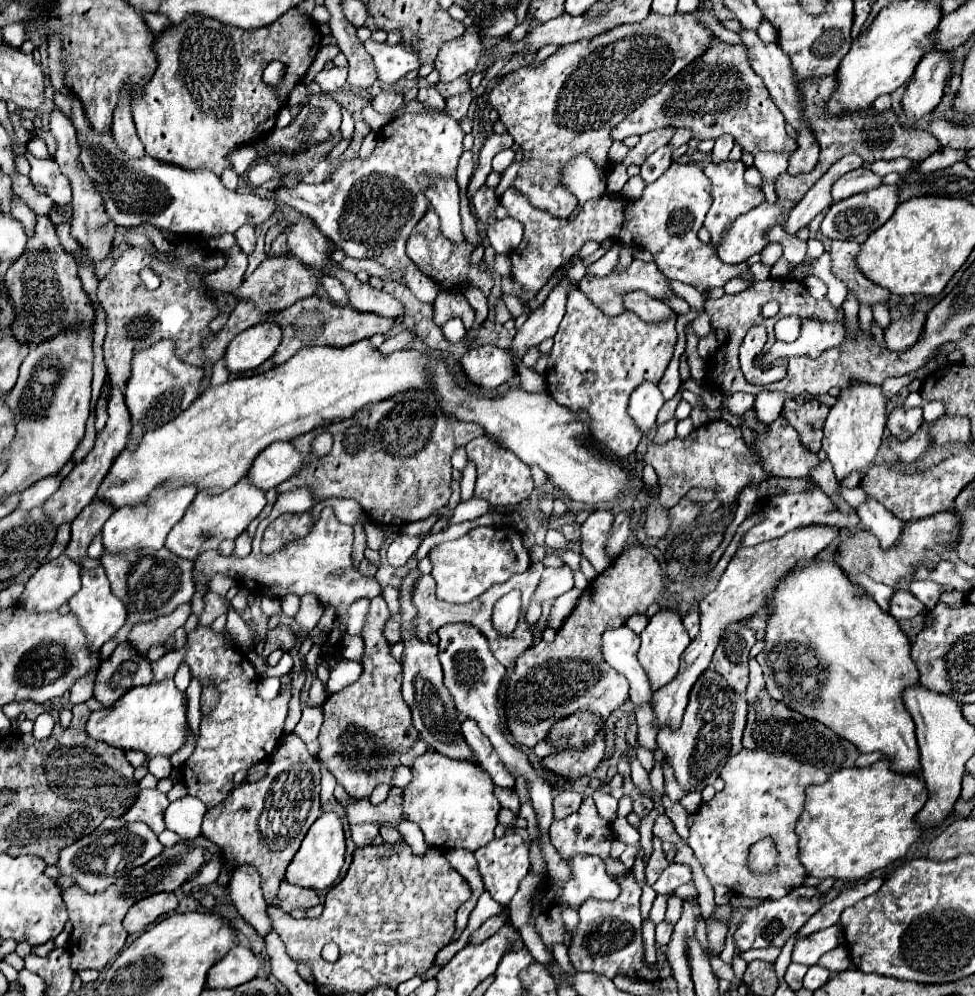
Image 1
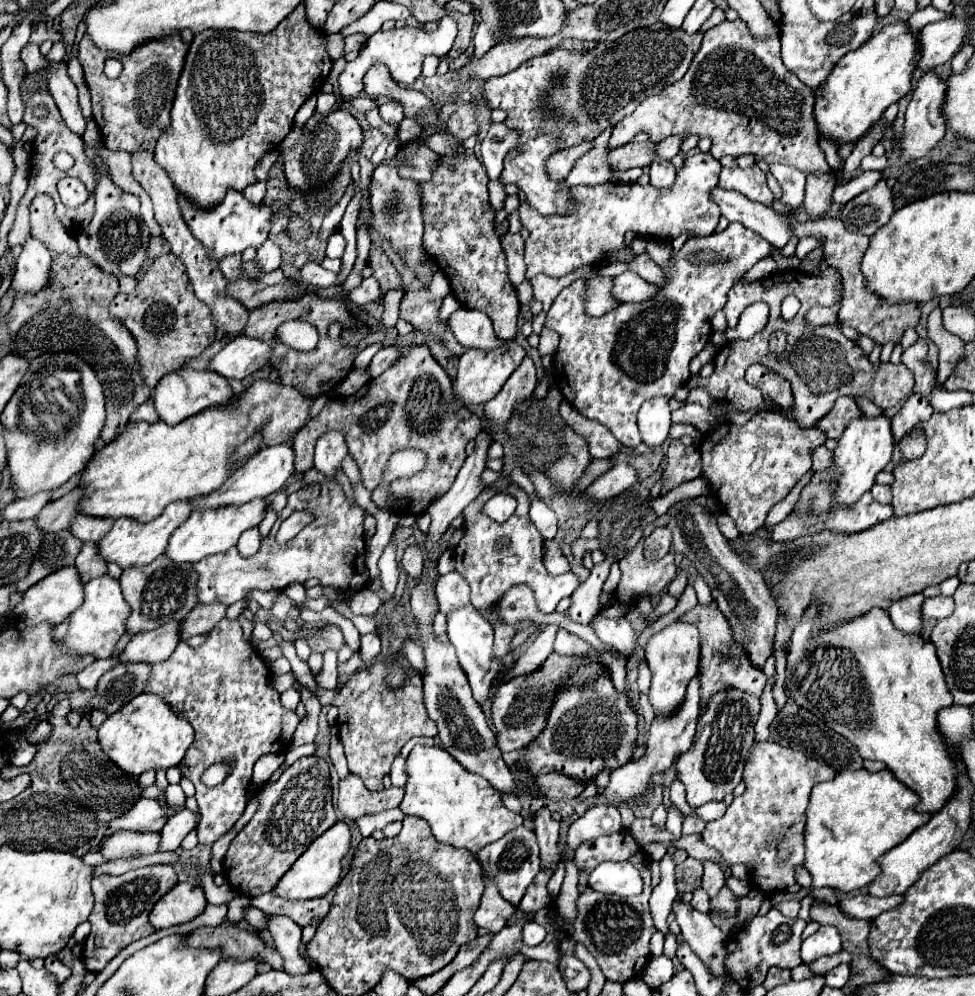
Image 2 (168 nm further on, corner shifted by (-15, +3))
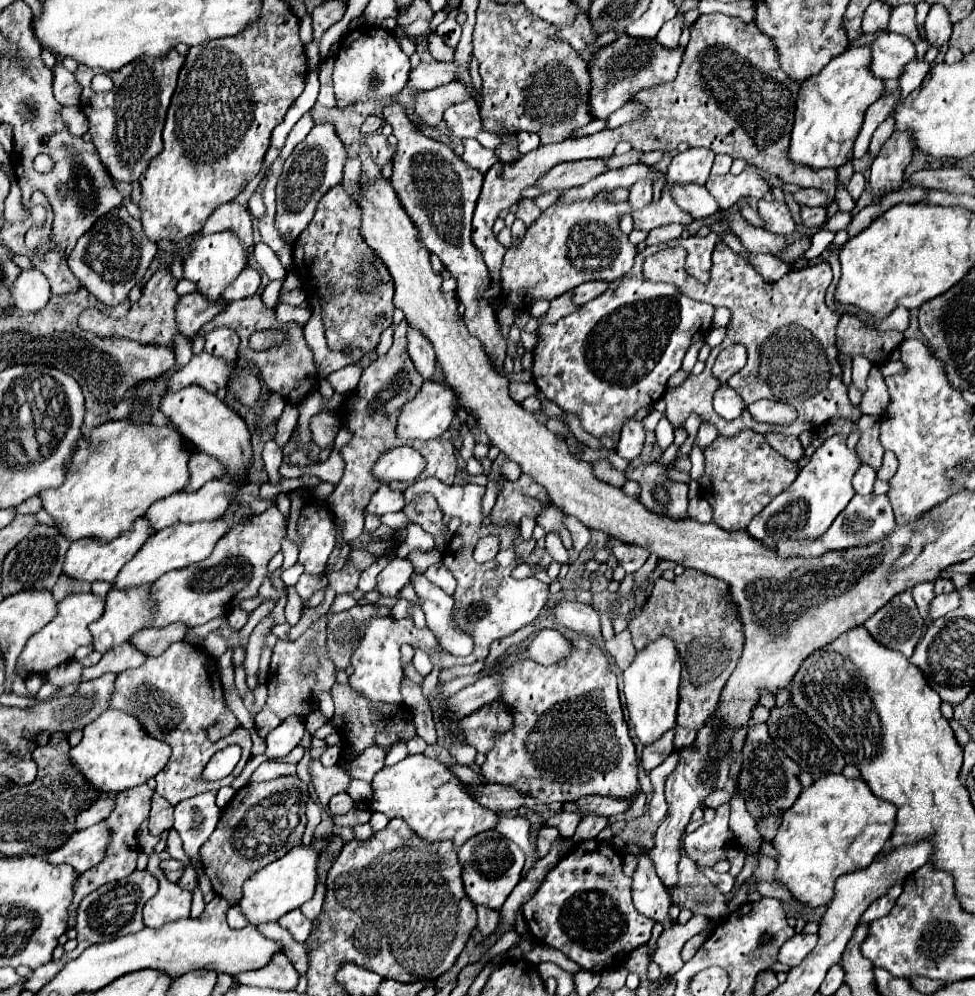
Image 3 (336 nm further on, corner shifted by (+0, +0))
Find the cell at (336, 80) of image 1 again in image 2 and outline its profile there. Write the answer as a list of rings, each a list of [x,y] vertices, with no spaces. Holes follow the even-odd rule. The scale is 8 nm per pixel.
[[[452,16],[442,18],[438,22],[438,30],[434,32],[426,32],[424,28],[412,28],[412,26],[404,26],[404,28],[392,28],[392,30],[378,30],[376,34],[372,34],[368,38],[368,42],[364,44],[364,48],[360,50],[356,60],[347,62],[344,72],[340,74],[338,82],[340,82],[340,96],[342,98],[355,98],[364,90],[364,74],[368,72],[370,66],[374,64],[384,64],[390,70],[392,80],[396,80],[398,84],[414,84],[414,80],[420,76],[422,72],[422,62],[428,54],[438,54],[438,56],[446,56],[456,40],[458,34],[458,24]]]

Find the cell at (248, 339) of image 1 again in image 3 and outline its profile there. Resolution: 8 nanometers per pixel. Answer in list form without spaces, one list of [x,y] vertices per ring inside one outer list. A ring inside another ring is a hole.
[[[201,351],[199,355],[193,355],[193,359],[171,377],[169,389],[201,385],[209,393],[217,393],[217,389],[223,389],[227,385],[231,369],[233,367],[227,363],[227,359]]]

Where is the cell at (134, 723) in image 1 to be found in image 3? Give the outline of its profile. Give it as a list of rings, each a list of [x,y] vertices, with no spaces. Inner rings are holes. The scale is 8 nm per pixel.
[[[107,709],[101,717],[89,723],[89,727],[83,729],[81,743],[71,749],[73,763],[83,771],[89,781],[95,783],[97,789],[105,793],[125,791],[143,785],[165,767],[169,757],[171,747],[165,741],[147,735],[139,719],[121,709]]]

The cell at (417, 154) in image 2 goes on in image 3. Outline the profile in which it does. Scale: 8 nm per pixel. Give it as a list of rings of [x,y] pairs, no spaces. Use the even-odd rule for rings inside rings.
[[[373,133],[371,137],[367,137],[363,141],[369,145],[373,161],[377,163],[379,169],[383,169],[387,163],[393,163],[393,159],[395,159],[395,147],[391,147],[381,133]]]

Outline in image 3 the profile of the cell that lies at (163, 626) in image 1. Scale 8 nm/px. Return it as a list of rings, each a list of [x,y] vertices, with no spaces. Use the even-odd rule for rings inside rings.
[[[125,641],[123,645],[117,645],[111,651],[107,651],[97,665],[87,667],[83,671],[83,679],[95,679],[109,671],[117,675],[121,671],[141,667],[145,661],[147,661],[147,655],[143,651],[139,651],[131,641]]]

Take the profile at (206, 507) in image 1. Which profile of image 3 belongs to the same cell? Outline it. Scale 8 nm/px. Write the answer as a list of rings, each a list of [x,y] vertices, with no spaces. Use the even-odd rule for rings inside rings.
[[[219,517],[213,521],[199,521],[199,523],[175,523],[171,527],[165,527],[151,535],[147,543],[137,551],[137,555],[123,567],[123,571],[117,575],[115,583],[117,589],[127,589],[133,585],[143,585],[143,583],[155,583],[163,573],[171,569],[181,569],[193,563],[199,563],[211,555],[215,549],[217,541],[225,537],[229,531],[229,523]]]

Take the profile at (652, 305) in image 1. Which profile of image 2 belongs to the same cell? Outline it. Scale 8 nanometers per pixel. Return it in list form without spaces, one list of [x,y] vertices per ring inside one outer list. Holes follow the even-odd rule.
[[[626,270],[624,274],[616,276],[612,282],[612,296],[618,302],[644,302],[654,296],[658,288],[646,280],[642,280],[638,274]]]

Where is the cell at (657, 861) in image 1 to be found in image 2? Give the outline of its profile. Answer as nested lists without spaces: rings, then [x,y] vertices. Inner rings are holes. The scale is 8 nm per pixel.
[[[686,858],[682,864],[676,866],[676,886],[678,892],[694,892],[694,888],[698,888],[702,884],[702,862],[694,860],[694,858]]]

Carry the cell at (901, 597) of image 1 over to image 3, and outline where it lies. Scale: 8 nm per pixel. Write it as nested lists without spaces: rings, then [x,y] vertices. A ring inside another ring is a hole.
[[[957,591],[949,593],[949,595],[937,595],[931,603],[929,603],[929,609],[927,609],[927,615],[929,619],[939,619],[939,617],[945,617],[949,611],[953,611],[959,603],[959,595]]]

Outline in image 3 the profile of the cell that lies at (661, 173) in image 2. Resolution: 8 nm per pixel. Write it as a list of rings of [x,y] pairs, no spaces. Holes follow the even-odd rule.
[[[639,179],[633,187],[631,187],[631,193],[629,193],[629,203],[633,209],[641,209],[645,207],[653,197],[653,191],[651,191],[651,181],[649,179]]]

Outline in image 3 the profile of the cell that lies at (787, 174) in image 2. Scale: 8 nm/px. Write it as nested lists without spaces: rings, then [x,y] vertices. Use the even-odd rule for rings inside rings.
[[[759,201],[759,211],[761,217],[765,219],[765,229],[777,233],[777,235],[785,235],[785,233],[793,233],[795,229],[795,221],[791,217],[789,207],[783,201]]]

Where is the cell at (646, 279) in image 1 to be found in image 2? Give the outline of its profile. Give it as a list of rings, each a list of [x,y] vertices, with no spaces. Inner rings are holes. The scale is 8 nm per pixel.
[[[592,276],[586,280],[586,312],[588,316],[602,316],[604,312],[618,306],[618,300],[612,298],[612,278]]]

